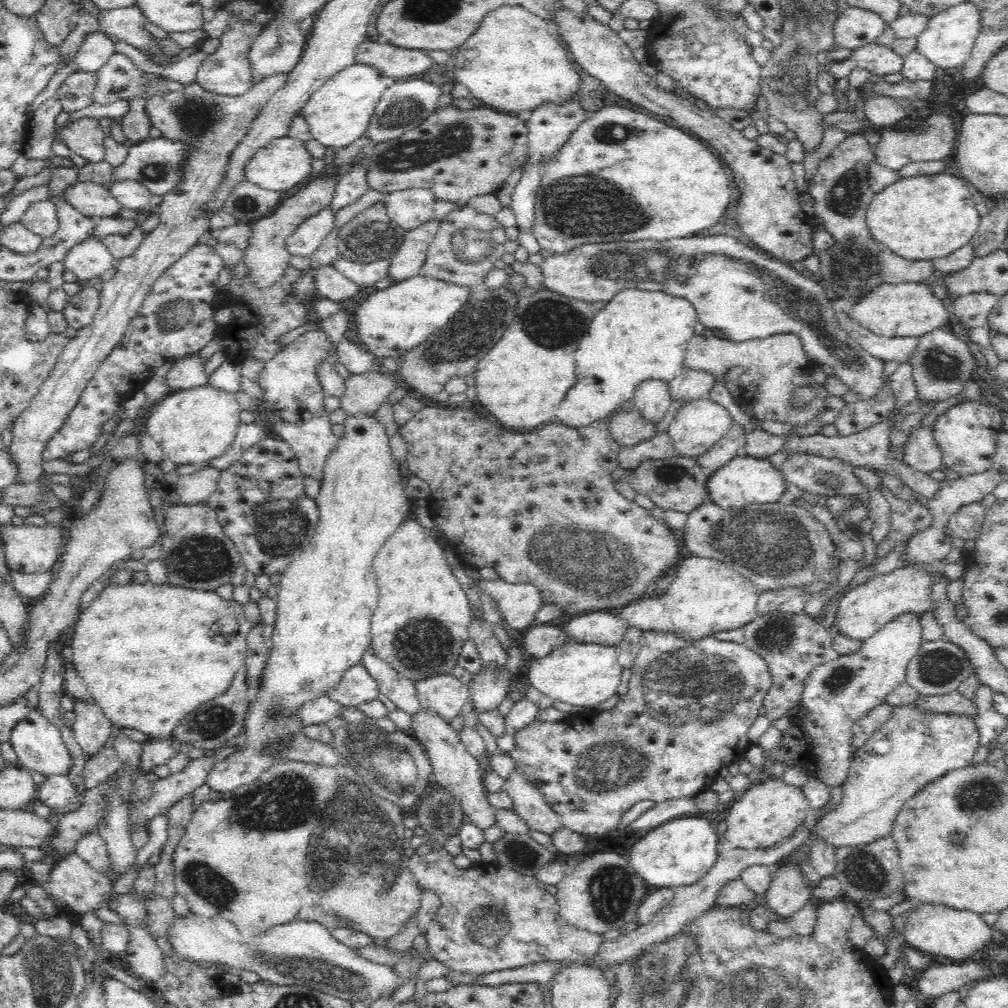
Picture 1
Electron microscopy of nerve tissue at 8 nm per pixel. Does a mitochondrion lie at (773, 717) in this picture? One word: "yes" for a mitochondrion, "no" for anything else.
no

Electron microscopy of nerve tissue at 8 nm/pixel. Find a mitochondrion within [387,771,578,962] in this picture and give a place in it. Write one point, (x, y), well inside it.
(488, 927)

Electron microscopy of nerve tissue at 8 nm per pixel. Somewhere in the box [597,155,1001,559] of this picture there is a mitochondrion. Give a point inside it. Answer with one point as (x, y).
(808, 307)

